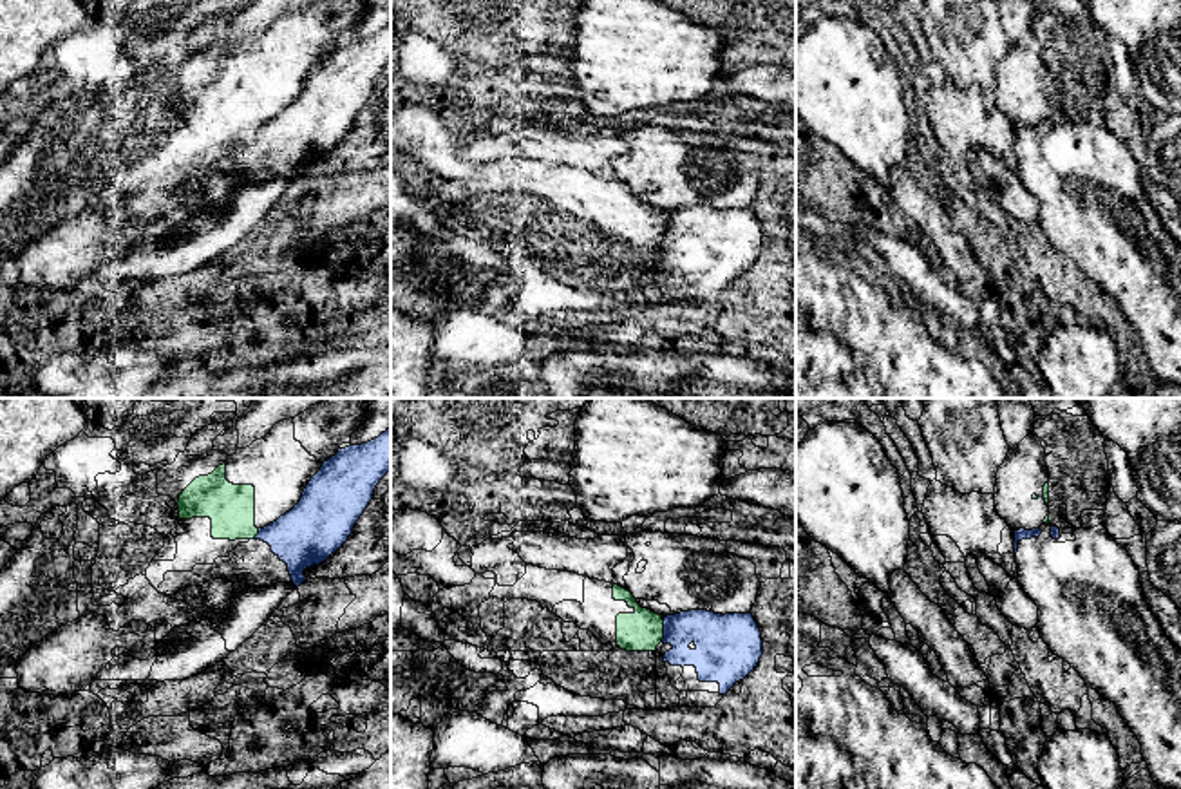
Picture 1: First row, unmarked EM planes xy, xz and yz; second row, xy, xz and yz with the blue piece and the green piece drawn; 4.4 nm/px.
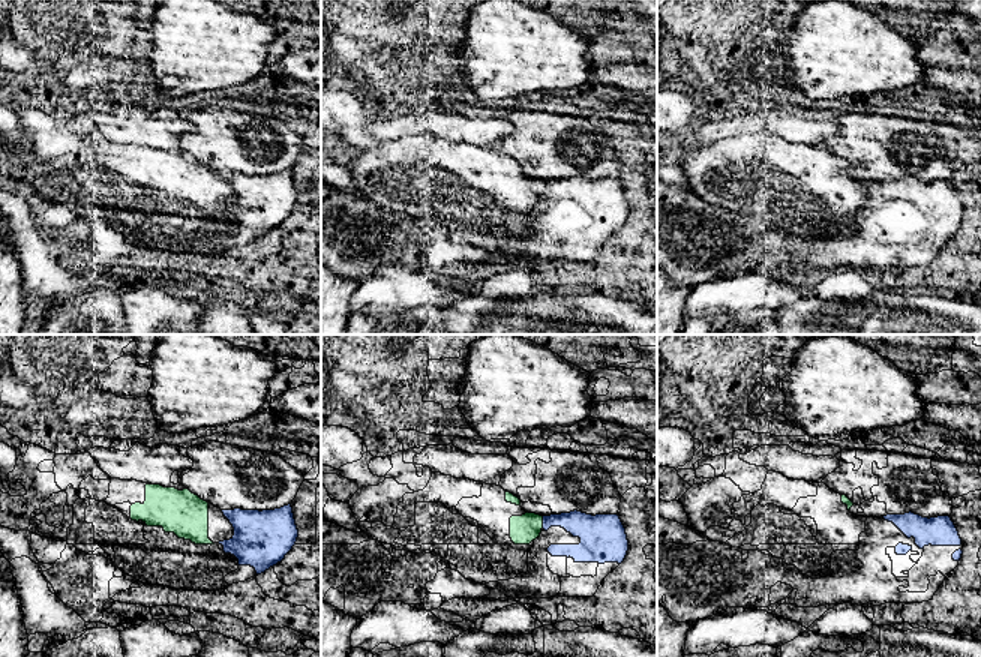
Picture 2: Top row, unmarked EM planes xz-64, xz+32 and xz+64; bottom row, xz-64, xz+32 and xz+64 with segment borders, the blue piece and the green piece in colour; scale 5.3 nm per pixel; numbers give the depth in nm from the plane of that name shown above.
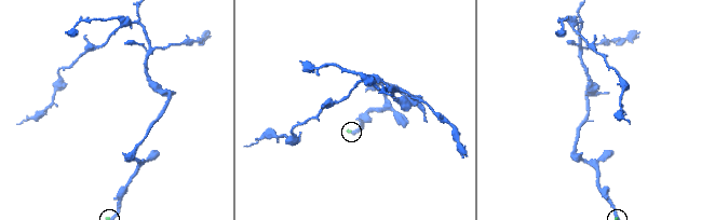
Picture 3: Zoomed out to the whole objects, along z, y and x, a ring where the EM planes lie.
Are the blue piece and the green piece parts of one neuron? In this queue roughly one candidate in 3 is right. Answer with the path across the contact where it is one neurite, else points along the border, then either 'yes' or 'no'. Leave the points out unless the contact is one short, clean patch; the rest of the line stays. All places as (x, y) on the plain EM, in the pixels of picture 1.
along xz (664, 214), (664, 232), (661, 236) | no

